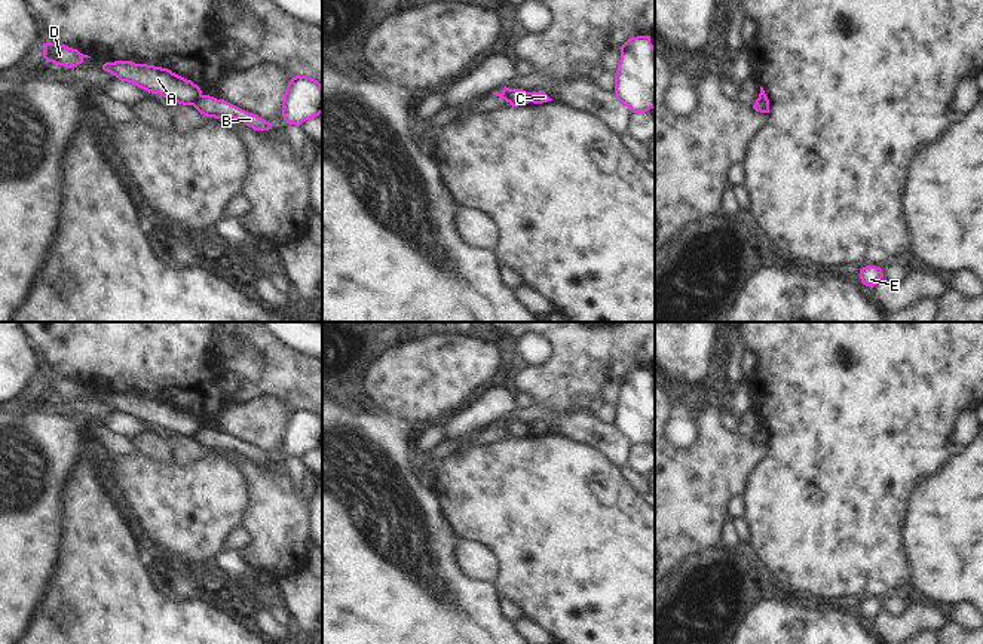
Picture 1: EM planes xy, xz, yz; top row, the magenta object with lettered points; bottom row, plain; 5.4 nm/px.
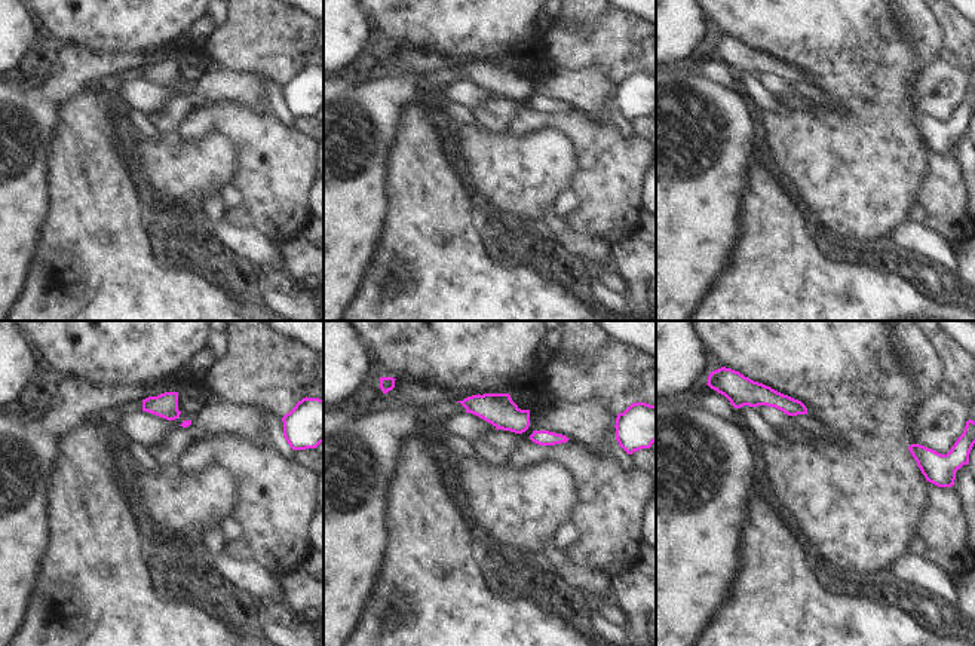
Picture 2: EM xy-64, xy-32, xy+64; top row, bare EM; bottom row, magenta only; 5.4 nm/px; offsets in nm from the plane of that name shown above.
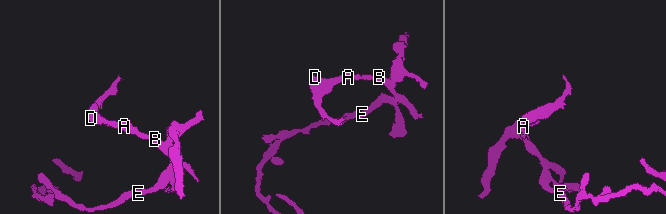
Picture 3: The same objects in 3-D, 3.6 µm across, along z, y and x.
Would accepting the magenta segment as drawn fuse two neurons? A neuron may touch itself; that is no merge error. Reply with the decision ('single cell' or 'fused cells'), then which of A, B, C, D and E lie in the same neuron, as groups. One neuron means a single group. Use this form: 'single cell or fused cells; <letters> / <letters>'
fused cells; A D / B C E

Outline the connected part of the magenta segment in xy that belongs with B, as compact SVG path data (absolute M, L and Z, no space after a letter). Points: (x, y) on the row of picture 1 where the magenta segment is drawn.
M200 95L193 107L206 117L214 119L226 119L233 117L244 122L246 126L252 128L254 131L269 131L272 129L272 123L266 122L264 119L258 117L257 114L248 113L224 99L217 99L209 95Z

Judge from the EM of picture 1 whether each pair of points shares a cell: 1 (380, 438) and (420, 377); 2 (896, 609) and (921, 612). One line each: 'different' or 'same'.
1: different
2: different

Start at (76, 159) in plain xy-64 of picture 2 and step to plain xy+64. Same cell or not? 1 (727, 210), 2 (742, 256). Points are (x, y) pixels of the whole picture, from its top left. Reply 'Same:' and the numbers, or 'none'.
Same: 2

